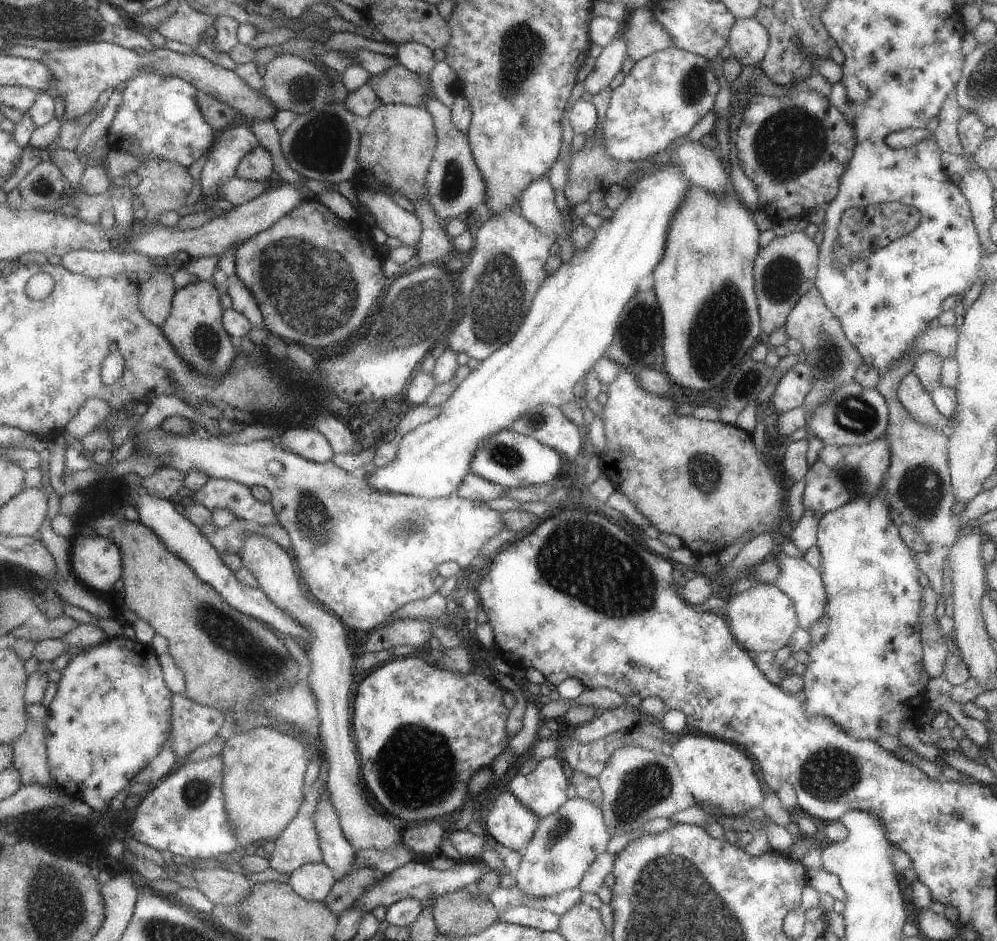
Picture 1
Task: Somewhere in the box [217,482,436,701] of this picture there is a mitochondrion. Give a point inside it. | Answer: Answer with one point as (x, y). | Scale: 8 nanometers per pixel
(409, 527)

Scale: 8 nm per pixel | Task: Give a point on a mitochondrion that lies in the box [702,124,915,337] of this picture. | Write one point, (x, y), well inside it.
(783, 276)

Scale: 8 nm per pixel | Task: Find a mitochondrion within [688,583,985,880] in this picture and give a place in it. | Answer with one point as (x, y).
(829, 774)

